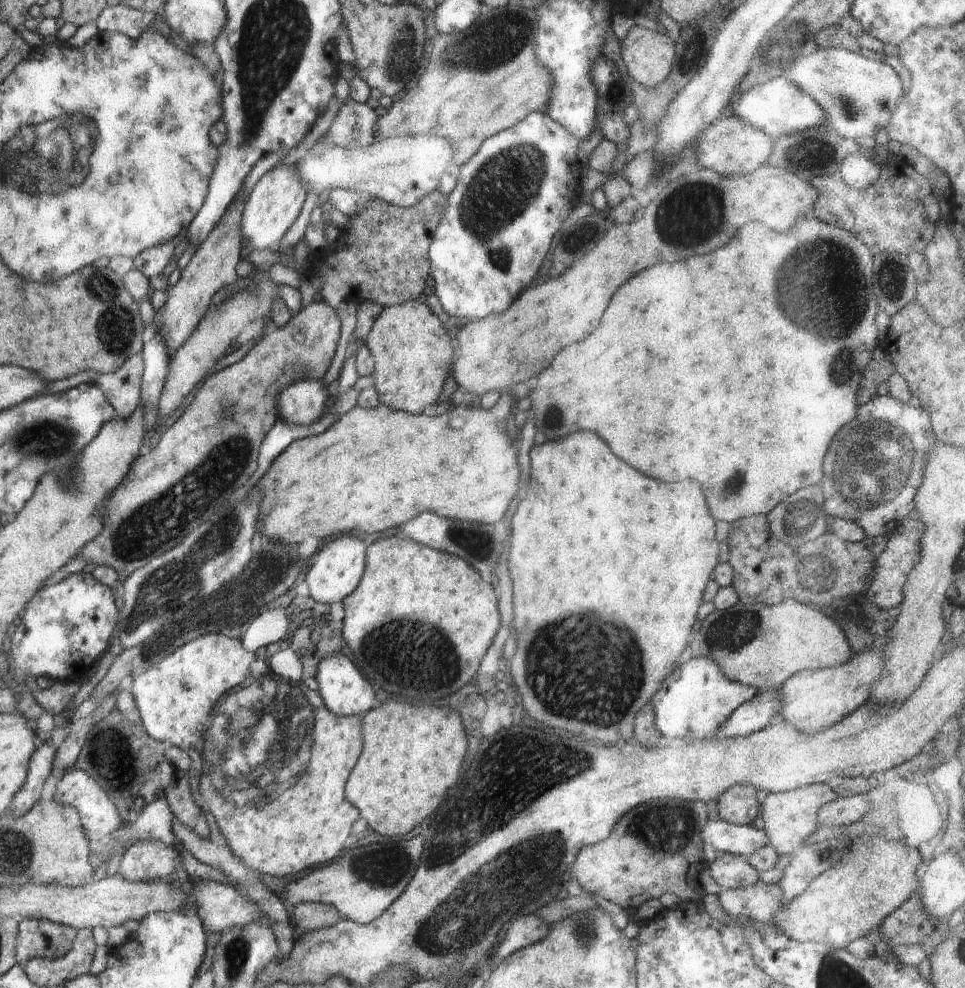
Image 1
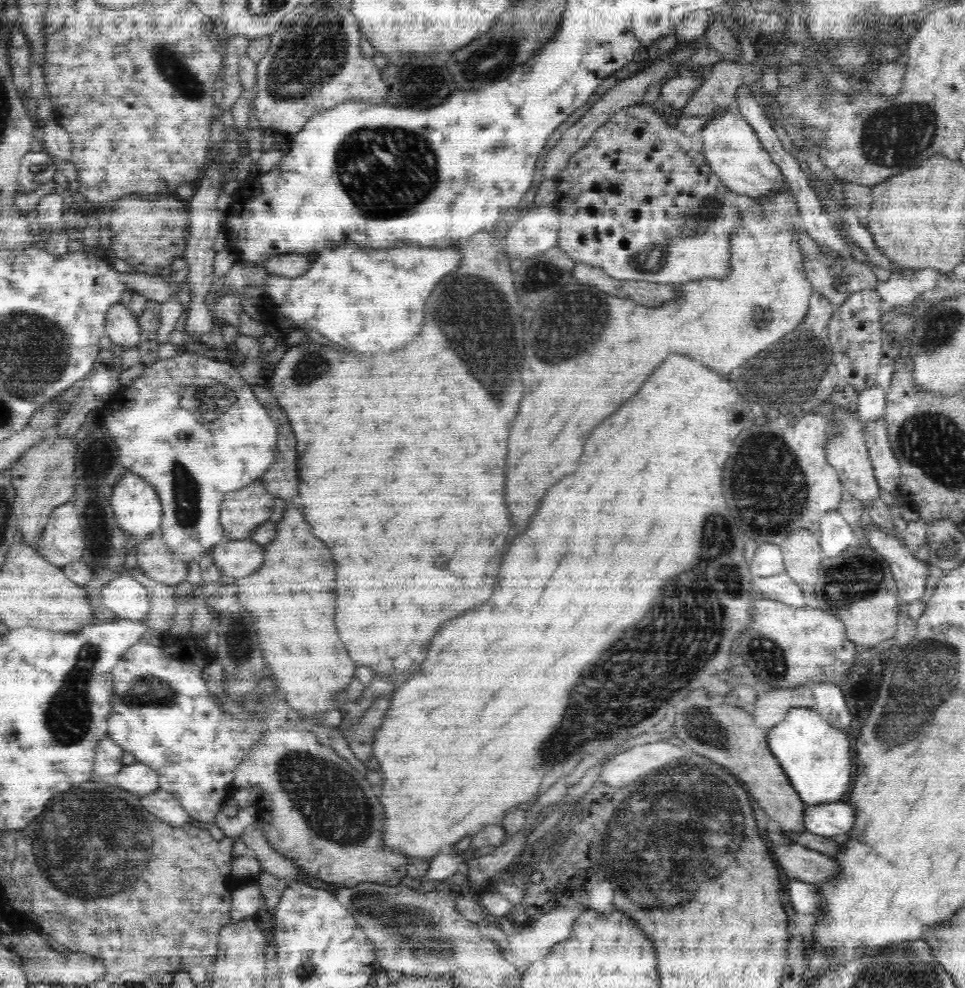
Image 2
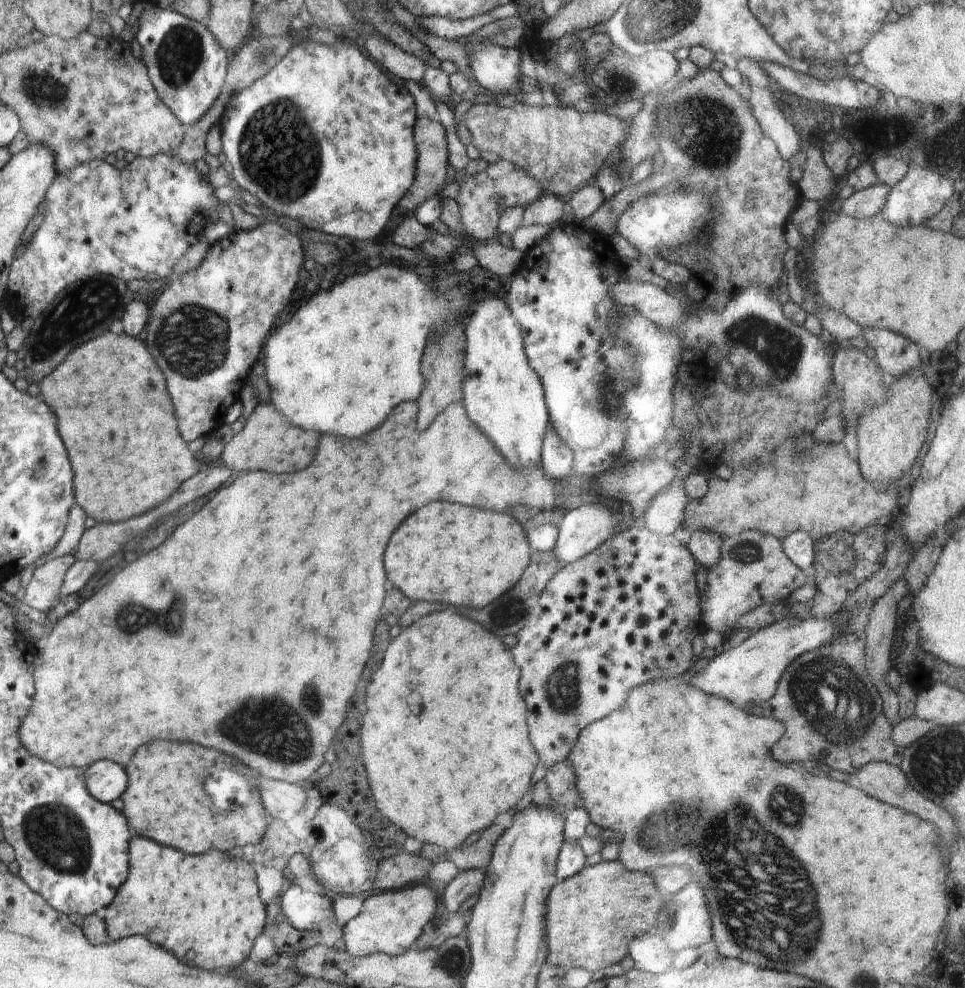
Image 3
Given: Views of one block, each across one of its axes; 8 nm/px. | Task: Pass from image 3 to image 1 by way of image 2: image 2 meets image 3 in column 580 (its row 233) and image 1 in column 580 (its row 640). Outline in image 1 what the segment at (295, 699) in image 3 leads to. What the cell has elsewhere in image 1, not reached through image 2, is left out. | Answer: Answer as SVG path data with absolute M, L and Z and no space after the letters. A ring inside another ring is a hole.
M798 218L782 234L764 230L762 224L748 222L724 248L718 248L708 256L688 258L684 264L674 264L674 268L672 264L654 264L652 268L642 270L624 286L620 286L620 290L612 296L606 308L606 316L602 318L602 326L596 328L580 344L572 344L560 350L552 366L538 376L538 384L530 395L537 430L544 432L548 440L566 438L576 430L592 430L608 442L608 446L620 460L650 478L658 478L664 482L680 482L686 478L700 480L708 498L708 506L716 520L734 522L754 514L768 514L786 496L822 480L822 460L832 438L844 424L852 422L857 416L859 403L856 396L860 380L868 362L872 368L872 350L876 348L874 316L878 312L878 306L872 288L873 261L870 256L872 254L868 252L867 246L856 240L852 232L826 224L818 218Z

